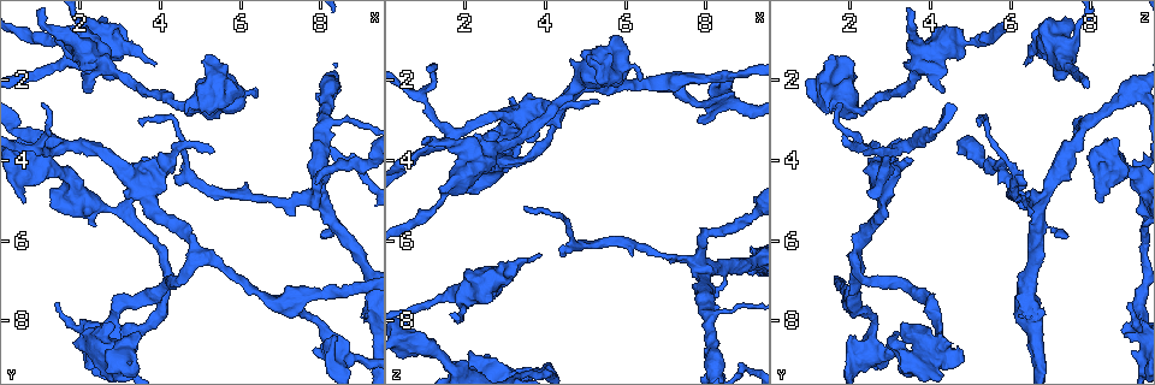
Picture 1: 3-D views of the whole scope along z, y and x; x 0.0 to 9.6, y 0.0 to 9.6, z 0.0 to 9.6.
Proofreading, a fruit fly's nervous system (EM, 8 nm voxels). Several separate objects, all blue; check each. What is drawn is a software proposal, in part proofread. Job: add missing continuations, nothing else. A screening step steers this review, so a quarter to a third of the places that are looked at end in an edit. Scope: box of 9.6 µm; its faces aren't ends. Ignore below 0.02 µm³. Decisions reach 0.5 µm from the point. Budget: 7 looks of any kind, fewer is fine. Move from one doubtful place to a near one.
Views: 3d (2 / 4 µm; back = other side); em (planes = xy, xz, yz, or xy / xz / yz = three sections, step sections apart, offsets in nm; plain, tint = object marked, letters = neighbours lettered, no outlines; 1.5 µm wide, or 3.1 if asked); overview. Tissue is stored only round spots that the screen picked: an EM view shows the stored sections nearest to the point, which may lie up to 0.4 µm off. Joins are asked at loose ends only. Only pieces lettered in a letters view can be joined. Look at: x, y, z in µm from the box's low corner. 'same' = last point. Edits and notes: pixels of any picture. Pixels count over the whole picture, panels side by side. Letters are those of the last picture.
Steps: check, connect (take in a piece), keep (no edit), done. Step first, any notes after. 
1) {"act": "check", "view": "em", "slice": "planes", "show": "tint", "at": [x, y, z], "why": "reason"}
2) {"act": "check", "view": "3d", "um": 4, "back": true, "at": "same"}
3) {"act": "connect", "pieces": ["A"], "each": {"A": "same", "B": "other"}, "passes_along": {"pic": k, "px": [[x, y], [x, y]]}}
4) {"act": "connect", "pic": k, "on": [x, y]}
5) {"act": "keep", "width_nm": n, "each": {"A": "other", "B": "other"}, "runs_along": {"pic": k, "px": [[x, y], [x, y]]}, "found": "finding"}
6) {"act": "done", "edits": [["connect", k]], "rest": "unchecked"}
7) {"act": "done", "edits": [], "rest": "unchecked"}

{"act": "check", "view": "3d", "um": 2, "at": [5.30, 3.80, 2.60], "why": "free end"}

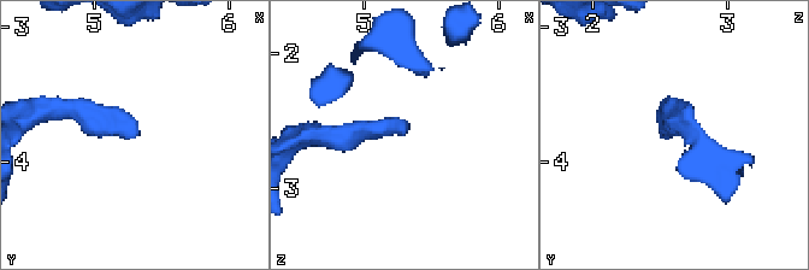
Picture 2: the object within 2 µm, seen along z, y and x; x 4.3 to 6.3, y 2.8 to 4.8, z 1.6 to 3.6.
{"act": "check", "view": "em", "slice": "xz", "step": 8, "show": "tint", "at": [5.30, 3.82, 2.58]}

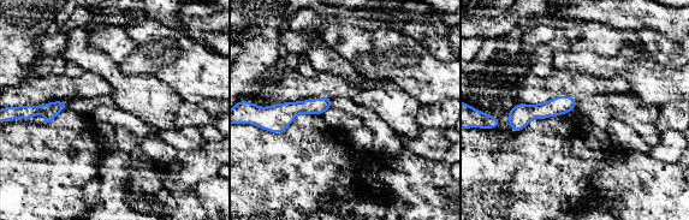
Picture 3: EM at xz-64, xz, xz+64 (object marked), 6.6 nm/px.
{"act": "check", "view": "em", "slice": "planes", "show": "letters", "at": "same"}

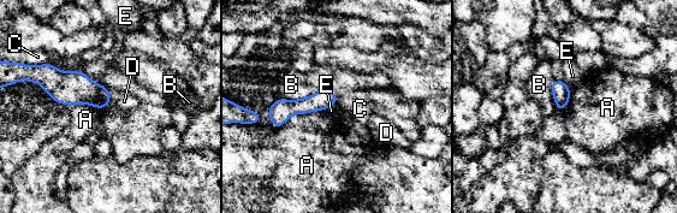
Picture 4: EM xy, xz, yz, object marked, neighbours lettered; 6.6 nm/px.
{"act": "keep", "longest_contact_nm": ["B", 380], "each": {"A": "other", "B": "other", "C": "other", "D": "other", "E": "other"}, "found": "no lettered piece goes on from it"}

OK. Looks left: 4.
{"act": "check", "view": "3d", "um": 4, "at": [2.30, 8.15, 8.85], "why": "free end"}

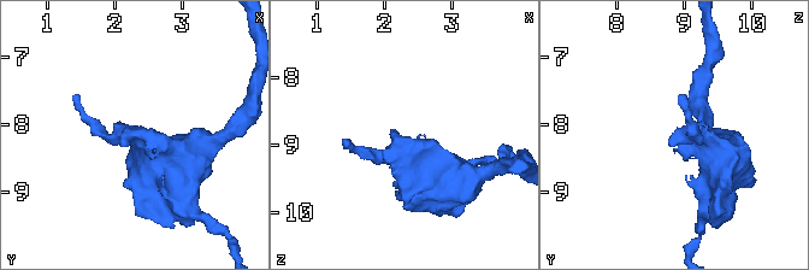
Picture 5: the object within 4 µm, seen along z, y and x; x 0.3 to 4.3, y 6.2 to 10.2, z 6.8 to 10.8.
{"act": "check", "view": "em", "slice": "planes", "show": "letters", "at": [2.25, 8.15, 8.85], "why": "need the tissue"}

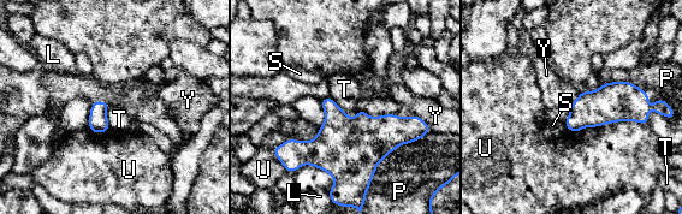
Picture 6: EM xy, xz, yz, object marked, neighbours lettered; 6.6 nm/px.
{"act": "keep", "longest_contact_nm": ["U", 550], "each": {"L": "other", "P": "other", "S": "other", "T": "other", "U": "other", "Y": "other"}, "found": "none of them fits"}

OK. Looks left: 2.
{"act": "check", "view": "em", "slice": "planes", "show": "letters", "at": [1.10, 2.50, 1.75], "why": "branch stops here"}

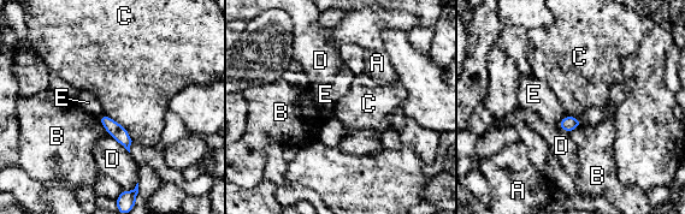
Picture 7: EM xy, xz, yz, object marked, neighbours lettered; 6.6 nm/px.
{"act": "keep", "longest_contact_nm": ["C", 280], "each": {"A": "other", "B": "other", "C": "other", "D": "other", "E": "other"}, "border": {"pic": 7, "px": [[104, 112], [118, 122], [133, 141]]}, "found": "none of them fits"}

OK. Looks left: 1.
{"act": "done", "edits": [], "rest": "unchecked"}

